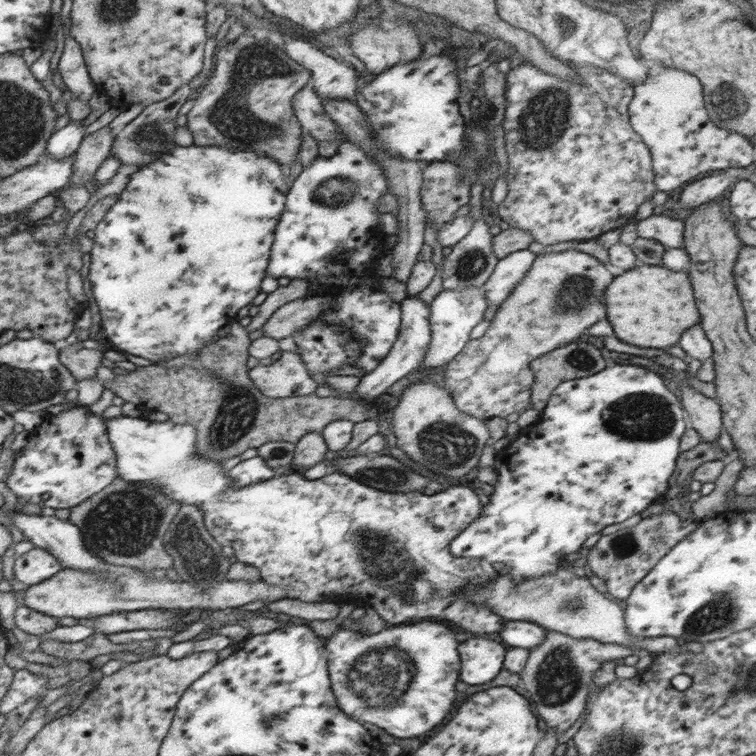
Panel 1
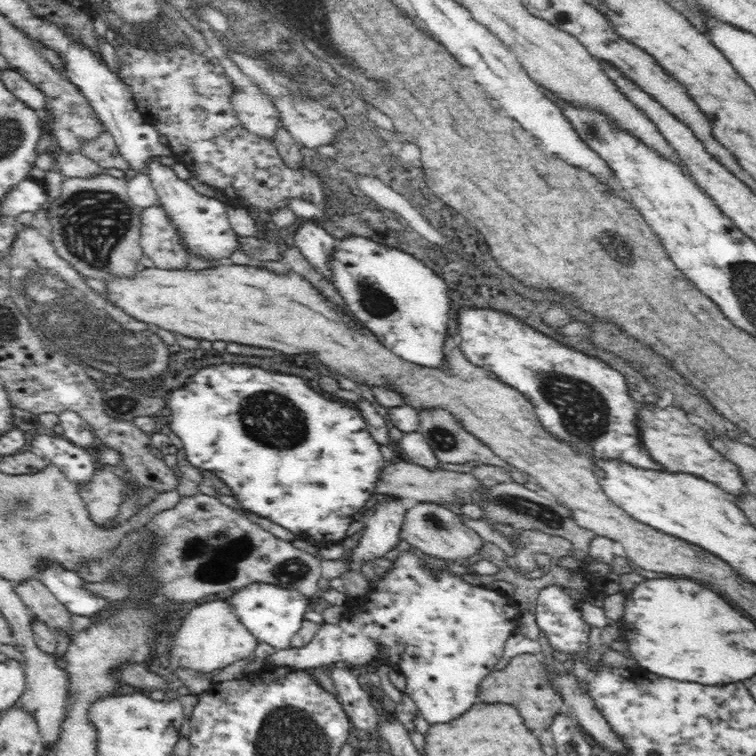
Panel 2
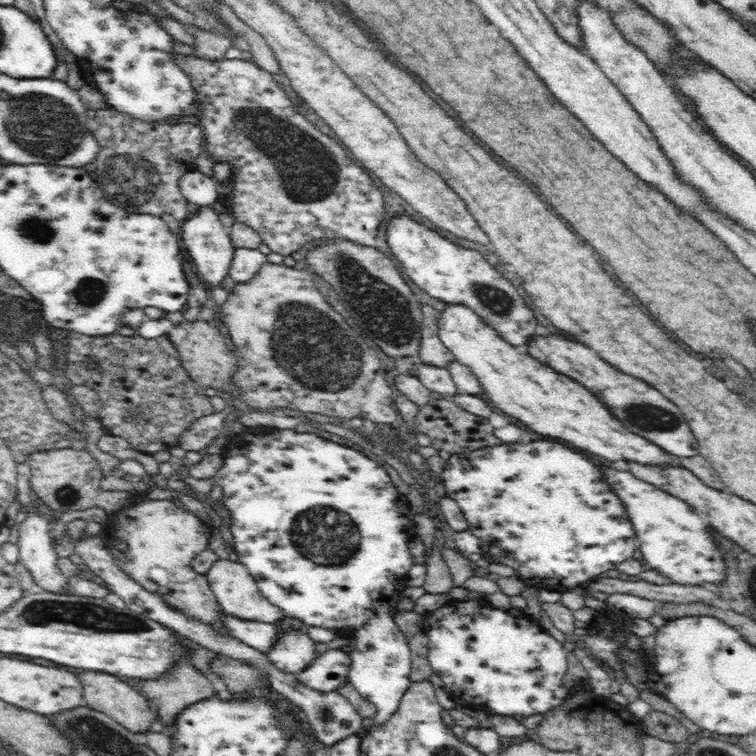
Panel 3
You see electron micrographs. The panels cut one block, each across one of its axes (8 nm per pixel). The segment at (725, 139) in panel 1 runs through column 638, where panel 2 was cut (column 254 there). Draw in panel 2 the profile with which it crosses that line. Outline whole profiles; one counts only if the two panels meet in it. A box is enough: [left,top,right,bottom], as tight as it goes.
[230,76,282,140]

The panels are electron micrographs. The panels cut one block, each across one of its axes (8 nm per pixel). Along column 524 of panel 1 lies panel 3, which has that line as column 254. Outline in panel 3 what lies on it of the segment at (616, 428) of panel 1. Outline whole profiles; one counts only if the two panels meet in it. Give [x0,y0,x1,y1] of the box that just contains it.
[212,428,414,726]

